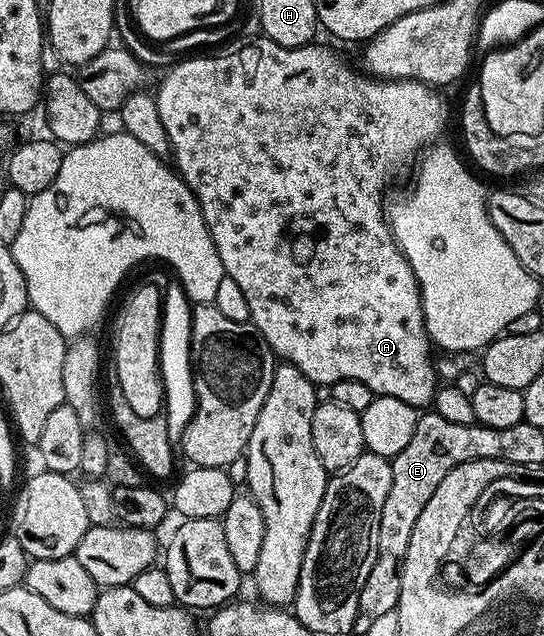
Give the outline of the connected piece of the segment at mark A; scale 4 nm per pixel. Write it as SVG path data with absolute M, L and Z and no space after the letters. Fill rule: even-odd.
M251 38L243 43L245 44L241 45L240 48L235 48L232 52L225 53L224 56L199 56L203 54L195 54L191 56L193 57L192 60L185 60L189 58L180 59L180 64L175 64L168 70L167 77L159 84L159 89L154 89L153 92L155 101L157 102L157 111L161 114L161 123L165 126L165 134L169 134L173 167L175 171L179 173L179 177L187 183L189 190L197 198L197 202L201 206L201 214L205 218L205 226L213 238L213 246L217 246L217 254L221 254L221 266L223 267L224 273L229 278L233 278L233 282L237 282L237 286L241 286L241 290L245 294L245 299L249 301L250 323L254 324L255 329L265 338L265 342L271 347L276 357L278 357L280 361L297 366L297 368L317 386L323 386L323 384L324 386L330 386L342 380L356 380L357 382L365 382L365 386L369 386L369 390L373 390L376 396L401 398L401 402L409 402L409 406L413 406L416 410L426 409L428 405L434 401L435 389L437 387L435 360L433 359L433 355L431 356L431 352L433 353L433 345L430 336L427 334L427 327L425 326L423 303L419 297L419 283L391 233L391 225L388 224L385 215L383 191L394 182L395 176L401 175L407 167L410 169L412 165L416 163L417 157L424 149L434 145L436 141L442 137L439 135L442 134L443 127L447 124L447 112L443 109L443 100L435 93L438 91L436 91L432 85L423 84L419 80L380 80L378 78L372 78L366 71L360 70L358 67L355 69L345 57L338 56L333 49L326 48L325 45L319 44L320 42L306 44L304 48L277 46L277 42L266 38Z

